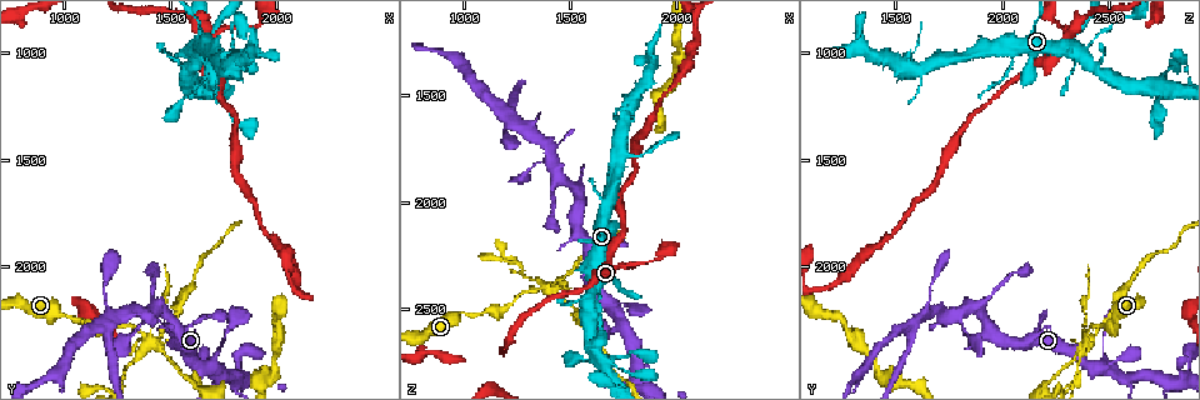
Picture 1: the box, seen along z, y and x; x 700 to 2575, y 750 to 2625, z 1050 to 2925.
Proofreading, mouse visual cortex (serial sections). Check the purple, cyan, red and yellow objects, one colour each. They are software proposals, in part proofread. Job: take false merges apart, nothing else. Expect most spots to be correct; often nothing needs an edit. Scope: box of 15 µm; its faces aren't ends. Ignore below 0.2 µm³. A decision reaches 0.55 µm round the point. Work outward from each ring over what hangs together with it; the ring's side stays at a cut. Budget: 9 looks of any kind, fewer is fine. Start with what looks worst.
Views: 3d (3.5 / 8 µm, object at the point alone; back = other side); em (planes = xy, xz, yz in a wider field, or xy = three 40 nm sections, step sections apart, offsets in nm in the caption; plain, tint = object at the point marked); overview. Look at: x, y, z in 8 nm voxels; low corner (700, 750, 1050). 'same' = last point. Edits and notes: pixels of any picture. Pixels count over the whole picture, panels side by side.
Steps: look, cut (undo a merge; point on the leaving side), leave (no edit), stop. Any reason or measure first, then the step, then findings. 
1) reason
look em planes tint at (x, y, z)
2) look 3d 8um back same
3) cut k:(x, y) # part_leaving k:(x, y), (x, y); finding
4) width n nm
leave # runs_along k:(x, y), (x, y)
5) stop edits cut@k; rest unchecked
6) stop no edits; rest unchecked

four or more arms meet
look 3d 3.5um at (1630, 980, 2380)

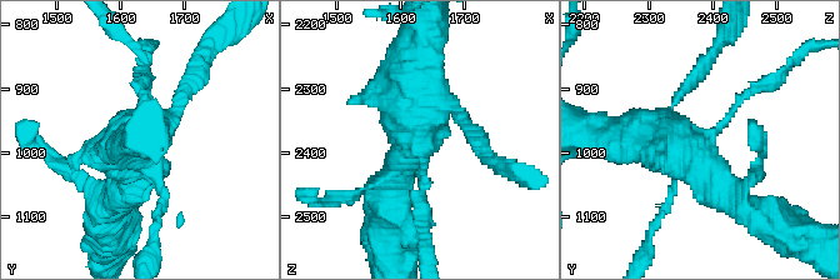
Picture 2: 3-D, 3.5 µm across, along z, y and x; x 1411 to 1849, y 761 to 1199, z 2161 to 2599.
shape alone is not enough
look em xy step 1 tint at (1630, 975, 2390)

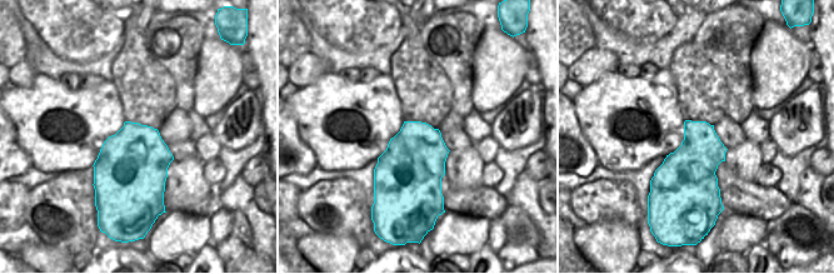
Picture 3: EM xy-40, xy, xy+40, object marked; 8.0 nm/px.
leave # runs_along 2:(618, 133), (669, 136), (749, 205); continuous, no second cell

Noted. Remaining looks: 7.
narrows sharply
look 3d 3.5um back at (1020, 2230, 2520)

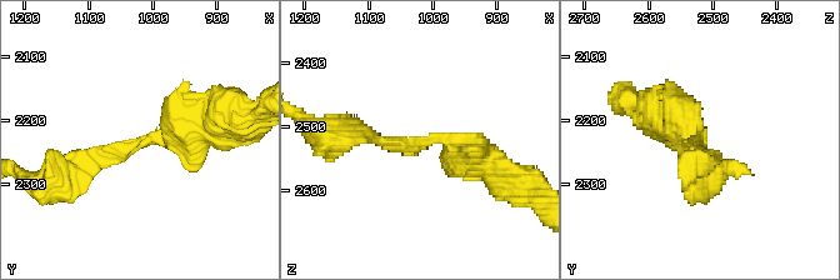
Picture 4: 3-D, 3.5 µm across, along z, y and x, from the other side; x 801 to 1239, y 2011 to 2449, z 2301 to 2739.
arm_widths 150, 450 nm; shape alone is not enough
look em xy step 2 tint at (1020, 2235, 2520)

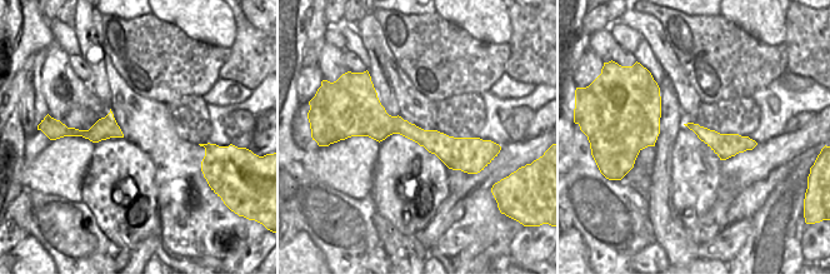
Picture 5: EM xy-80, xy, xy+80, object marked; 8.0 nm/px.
leave # runs_along 4:(211, 116), (66, 174); all the same cell

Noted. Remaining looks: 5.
small branch off a trunk
look 3d 3.5um at (1830, 2540, 2820)

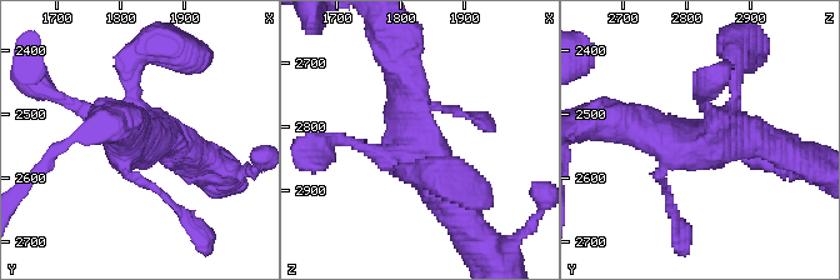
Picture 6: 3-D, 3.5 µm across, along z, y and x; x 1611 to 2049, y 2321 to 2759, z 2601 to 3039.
look em planes tint at (1815, 2545, 2835)

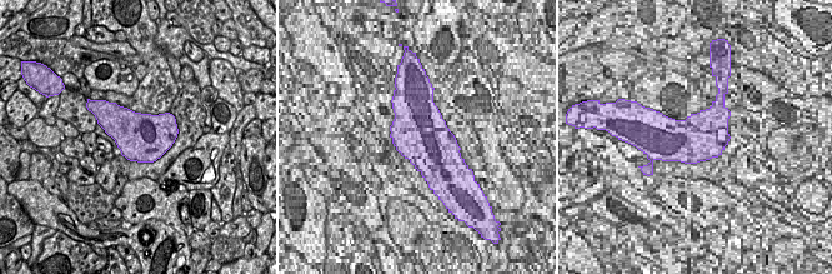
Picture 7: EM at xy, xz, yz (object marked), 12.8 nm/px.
leave # runs_along 6:(630, 125), (710, 144), (736, 68); one cell here

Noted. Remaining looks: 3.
sharp bend
look 3d 8um at (1440, 2190, 1860)

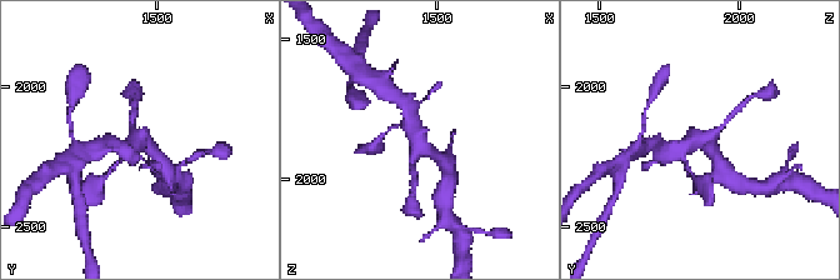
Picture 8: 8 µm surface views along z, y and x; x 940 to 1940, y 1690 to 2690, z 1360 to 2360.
zoom in
look 3d 3.5um at (1450, 2190, 1870)

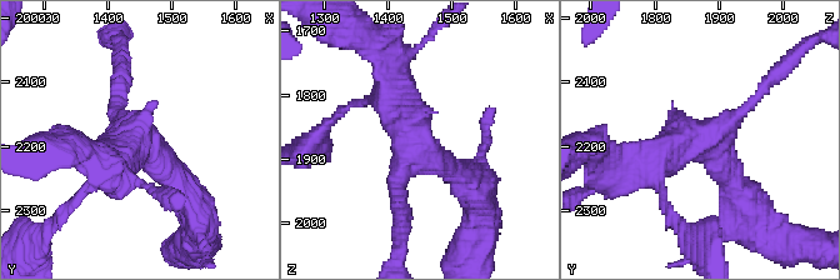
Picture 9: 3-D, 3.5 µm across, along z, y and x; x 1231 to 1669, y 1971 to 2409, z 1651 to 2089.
look em planes tint at (1445, 2190, 1865)

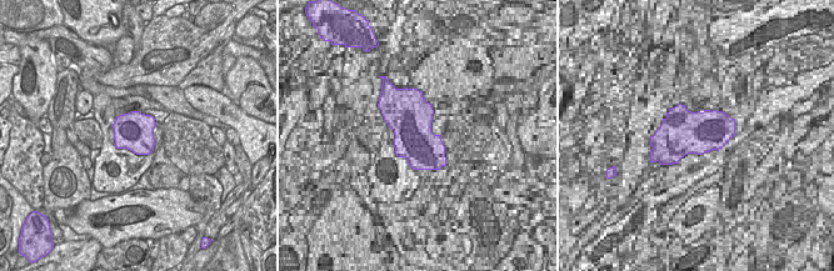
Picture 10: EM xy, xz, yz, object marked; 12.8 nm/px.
leave # runs_along 9:(464, 176), (414, 141), (390, 70); one cell here

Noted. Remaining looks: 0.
stop no edits; rest unchecked

